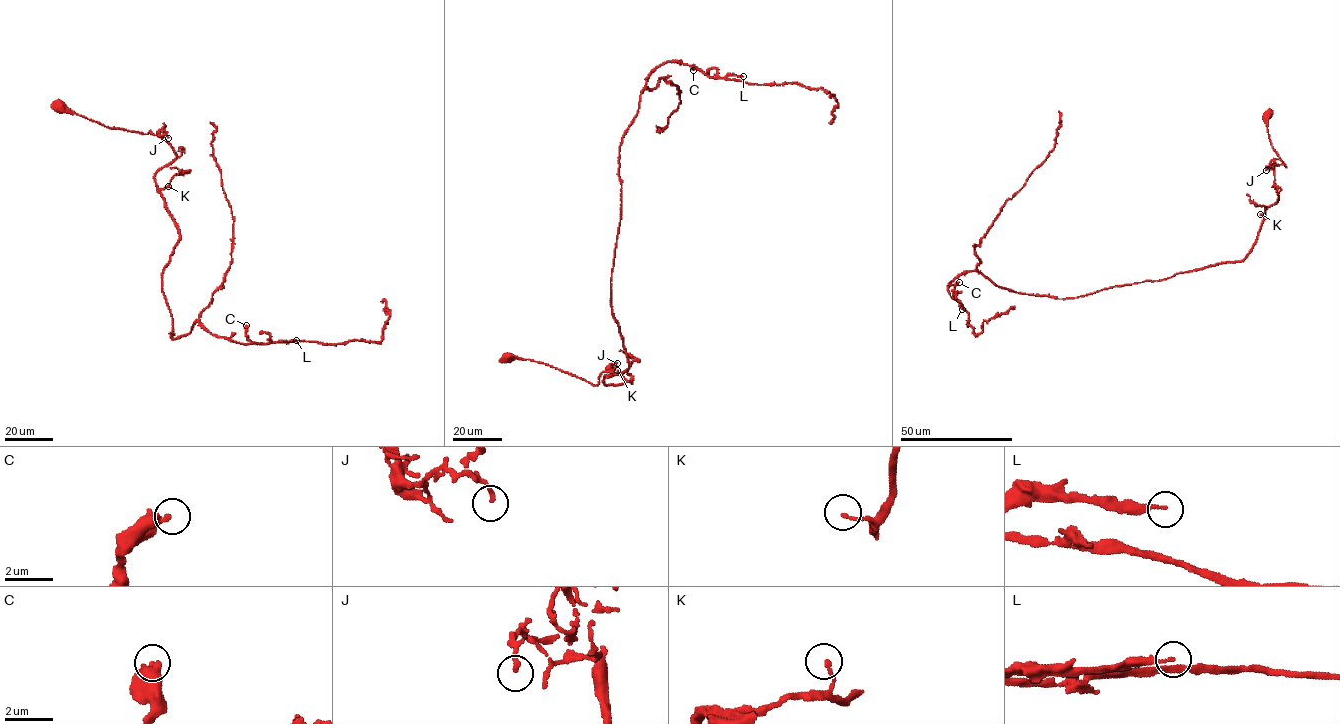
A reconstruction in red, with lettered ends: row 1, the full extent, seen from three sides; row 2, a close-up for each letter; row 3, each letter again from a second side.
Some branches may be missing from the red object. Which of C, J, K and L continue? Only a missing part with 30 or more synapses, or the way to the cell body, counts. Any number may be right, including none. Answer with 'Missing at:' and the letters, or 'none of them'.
Missing at: L

